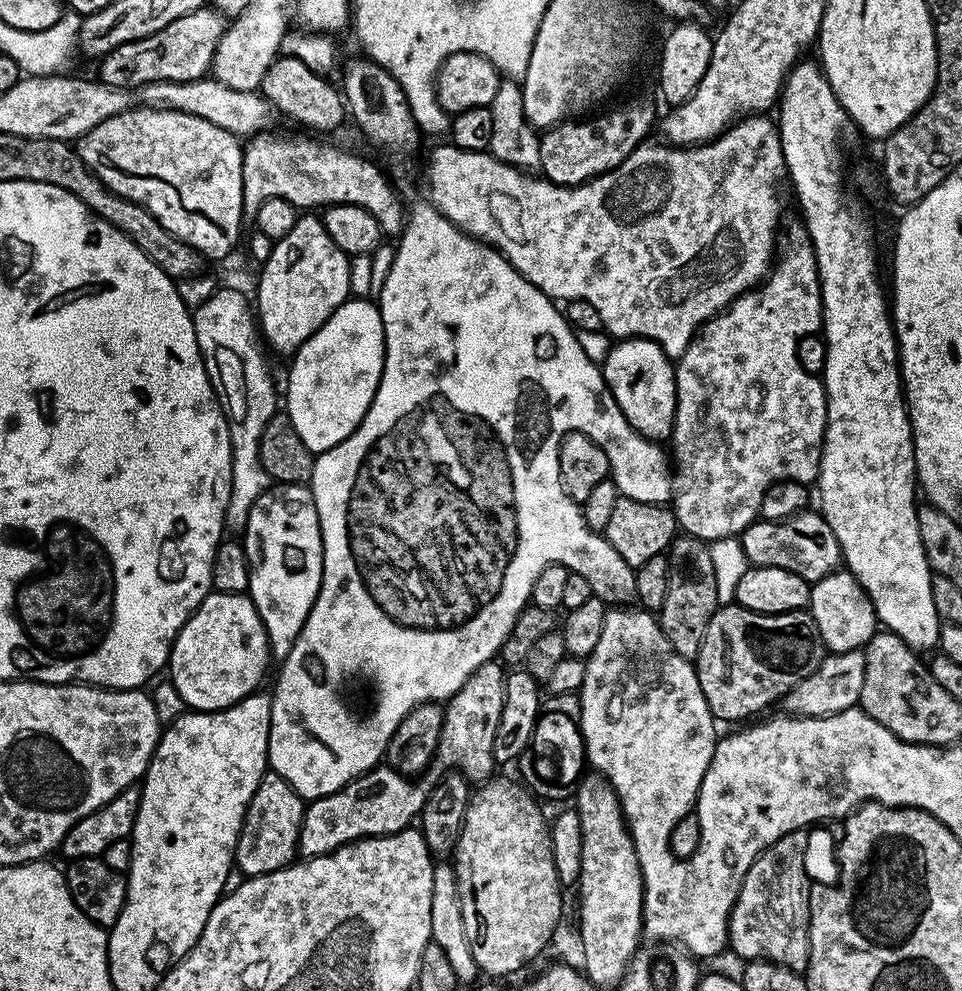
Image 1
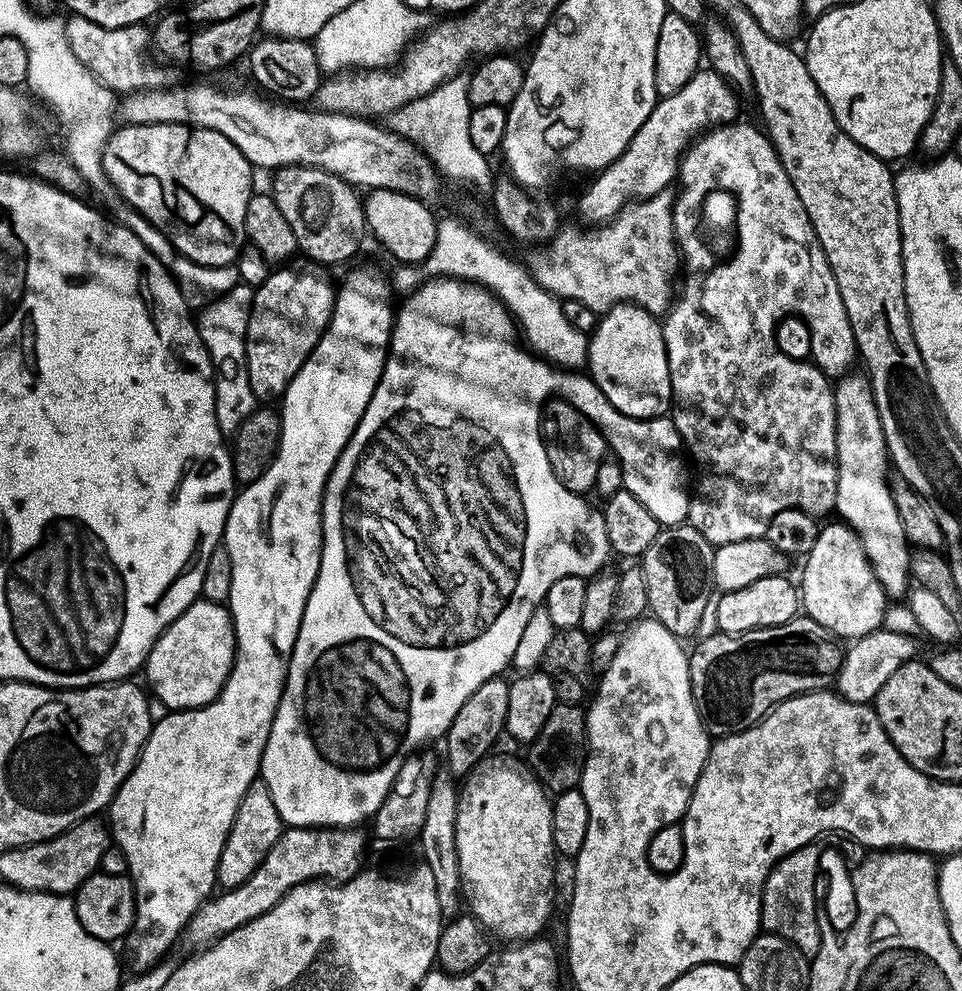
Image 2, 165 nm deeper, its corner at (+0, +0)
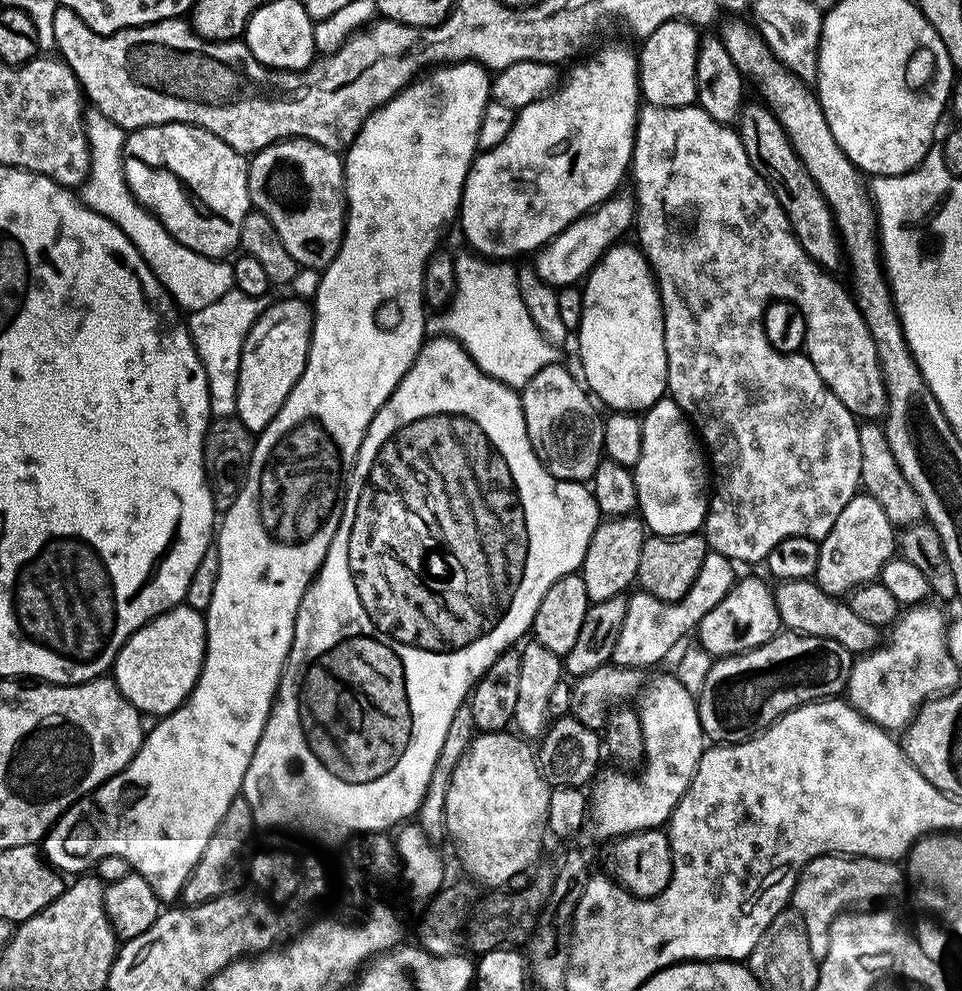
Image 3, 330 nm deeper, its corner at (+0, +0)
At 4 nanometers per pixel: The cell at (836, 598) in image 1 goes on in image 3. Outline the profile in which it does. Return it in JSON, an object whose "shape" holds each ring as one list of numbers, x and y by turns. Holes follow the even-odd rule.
{"shape":[[858,494,842,506,838,522,834,522,830,534,826,534,819,545,818,570,814,580,821,590,840,598,852,593,855,588,873,583,879,577,886,562,897,555,898,532,872,496]]}

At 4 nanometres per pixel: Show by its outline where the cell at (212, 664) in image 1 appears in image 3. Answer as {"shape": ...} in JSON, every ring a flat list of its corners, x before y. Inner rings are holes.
{"shape":[[178,604,169,612,163,612,161,616,155,616,149,624,141,626,124,643,122,650,116,655,115,662,112,663,110,669,111,679,116,681,120,693,141,714,148,715,149,712,152,718,166,717,192,695,192,691,198,682,200,671,204,665,207,633,208,622,205,613,194,610,189,604]]}

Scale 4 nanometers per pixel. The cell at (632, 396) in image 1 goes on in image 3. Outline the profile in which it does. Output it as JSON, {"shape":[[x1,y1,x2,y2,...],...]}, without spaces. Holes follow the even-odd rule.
{"shape":[[621,242,608,249,604,257,600,259,596,267,588,273,583,281,584,309,582,310,582,322,575,336,577,335,576,344,580,347,580,368,584,371,582,380,586,385,587,391,601,405,604,403,608,410,640,414,647,409,653,408,659,400,665,399,668,392,668,363,666,362,666,342,664,341,664,308,660,304,660,290,656,286,656,278,652,275,651,268,648,266,648,257,644,255,643,251,635,243,632,243,633,245,628,243]]}

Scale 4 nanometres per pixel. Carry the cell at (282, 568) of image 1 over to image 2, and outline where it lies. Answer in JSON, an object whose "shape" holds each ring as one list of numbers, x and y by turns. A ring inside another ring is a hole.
{"shape":[[356,268,344,280,344,285,339,285,336,294,336,304,332,307,332,321,328,324,316,348,306,358,306,362,294,374,290,386,284,391,282,403,279,405,280,413,280,441,276,447,276,453,272,455,272,461,264,467,258,479,252,484,243,485,235,493,232,509,228,511,228,521,224,527,222,537,222,547,230,554,230,562,234,562,234,574,230,581,230,598,226,605,228,613,232,615,232,625,236,635,236,657,232,663,230,674,226,678,224,688,213,700,202,705,200,708,186,708,183,710,172,710,166,718,155,721,152,725,152,732,148,735,148,740,144,748,140,751,140,756,136,759,136,764,123,782,120,783,114,795,112,803,106,809,106,823,110,829,111,839,115,847,126,854,128,863,127,875,133,884,136,885,136,923,134,925,134,937,136,944,128,948,132,955,133,969,145,970,156,965,169,953,168,947,172,943,181,939,184,927,188,924,188,919,193,916,205,900,213,895,216,883,216,867,218,858,222,854,222,846,230,834,230,826,234,822,234,814,238,810,238,802,242,802,242,794,246,794,246,786,254,782,260,776,260,759,264,757,264,747,270,738,272,720,276,717,276,711,280,705,280,699,284,693,284,683,288,677,288,667,290,658,294,650,294,642,298,638,298,630,302,622,302,614,306,610,308,595,312,592,314,582,318,578,320,569,320,549,324,546,324,488,328,484,328,479,332,473,332,468,338,462,342,450,348,444,348,439,354,434,370,398,380,381,380,375,384,369,386,359,386,349,392,340,392,321,394,319,394,303,392,304,392,292,388,289,388,280,376,268]]}

